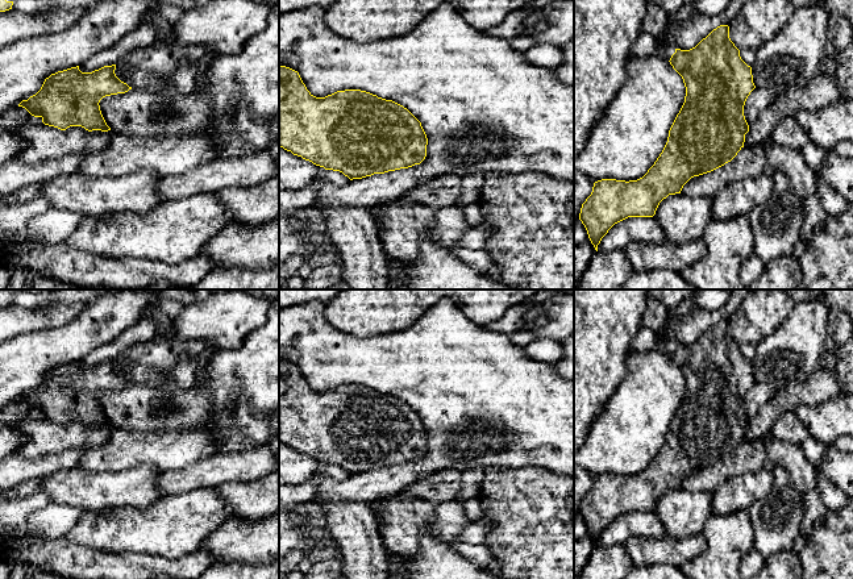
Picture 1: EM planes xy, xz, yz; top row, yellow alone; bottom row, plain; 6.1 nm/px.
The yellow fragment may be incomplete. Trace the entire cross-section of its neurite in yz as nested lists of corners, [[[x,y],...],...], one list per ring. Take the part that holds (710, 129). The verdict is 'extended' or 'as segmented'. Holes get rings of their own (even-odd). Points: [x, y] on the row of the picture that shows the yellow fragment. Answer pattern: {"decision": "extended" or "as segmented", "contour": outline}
{"decision": "as segmented", "contour": [[[717,26],[690,50],[675,49],[669,62],[682,76],[686,96],[662,153],[637,180],[595,182],[591,195],[582,204],[579,220],[596,251],[602,238],[615,224],[628,217],[653,217],[663,199],[681,193],[691,178],[731,162],[744,147],[745,134],[749,132],[744,105],[756,86],[752,67],[741,59],[740,50],[729,38],[729,26]]]}

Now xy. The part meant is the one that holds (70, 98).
{"decision": "as segmented", "contour": [[[116,64],[92,72],[82,72],[79,66],[58,71],[46,78],[41,89],[18,107],[41,117],[45,125],[61,130],[82,126],[88,132],[108,132],[111,128],[101,114],[100,100],[132,89],[116,76],[115,70]]]}

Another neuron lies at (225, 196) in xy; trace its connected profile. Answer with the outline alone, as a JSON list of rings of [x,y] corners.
[[[279,142],[269,151],[276,170],[272,178],[254,187],[229,187],[217,192],[220,204],[233,214],[233,224],[258,226],[279,216]]]

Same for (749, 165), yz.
[[[744,145],[731,162],[711,172],[691,178],[681,193],[688,197],[712,197],[737,180],[760,176],[766,164],[763,145]]]

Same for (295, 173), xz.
[[[279,146],[279,191],[301,189],[316,182],[325,171],[328,170]]]

